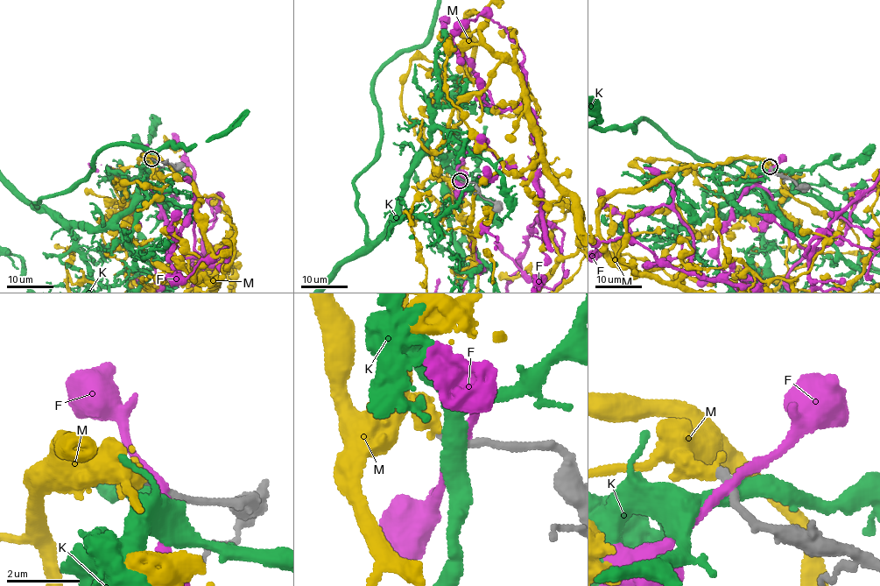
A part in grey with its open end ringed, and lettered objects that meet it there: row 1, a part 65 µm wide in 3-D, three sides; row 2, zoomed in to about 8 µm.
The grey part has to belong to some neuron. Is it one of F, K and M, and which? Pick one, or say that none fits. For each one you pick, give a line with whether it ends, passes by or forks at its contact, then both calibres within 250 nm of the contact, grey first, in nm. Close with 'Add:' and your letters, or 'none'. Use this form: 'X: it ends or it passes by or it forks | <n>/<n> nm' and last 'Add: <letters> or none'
Add: none

